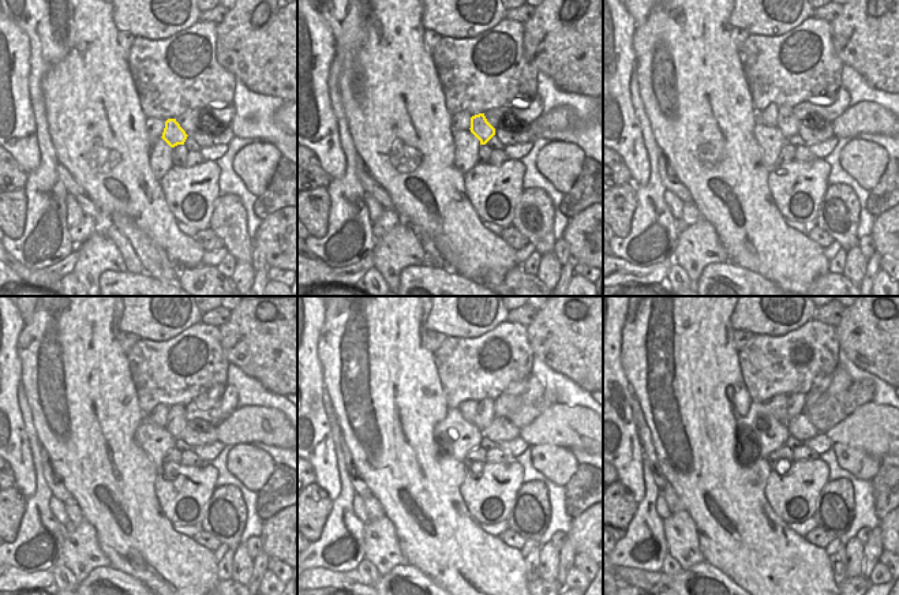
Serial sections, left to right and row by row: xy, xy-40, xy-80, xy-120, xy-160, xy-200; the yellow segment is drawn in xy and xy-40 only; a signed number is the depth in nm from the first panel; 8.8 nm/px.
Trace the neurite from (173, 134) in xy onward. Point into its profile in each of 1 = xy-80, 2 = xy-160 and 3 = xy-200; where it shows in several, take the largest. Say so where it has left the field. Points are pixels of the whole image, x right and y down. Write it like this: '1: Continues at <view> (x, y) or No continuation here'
1: Continues at xy-80 (786, 122)
2: Continues at xy-160 (486, 410)
3: Continues at xy-200 (794, 405).

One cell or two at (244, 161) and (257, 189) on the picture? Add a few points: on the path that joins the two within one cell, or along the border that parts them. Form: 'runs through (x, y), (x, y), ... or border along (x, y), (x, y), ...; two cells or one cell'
runs through (251, 168), (255, 172), (257, 182); one cell

